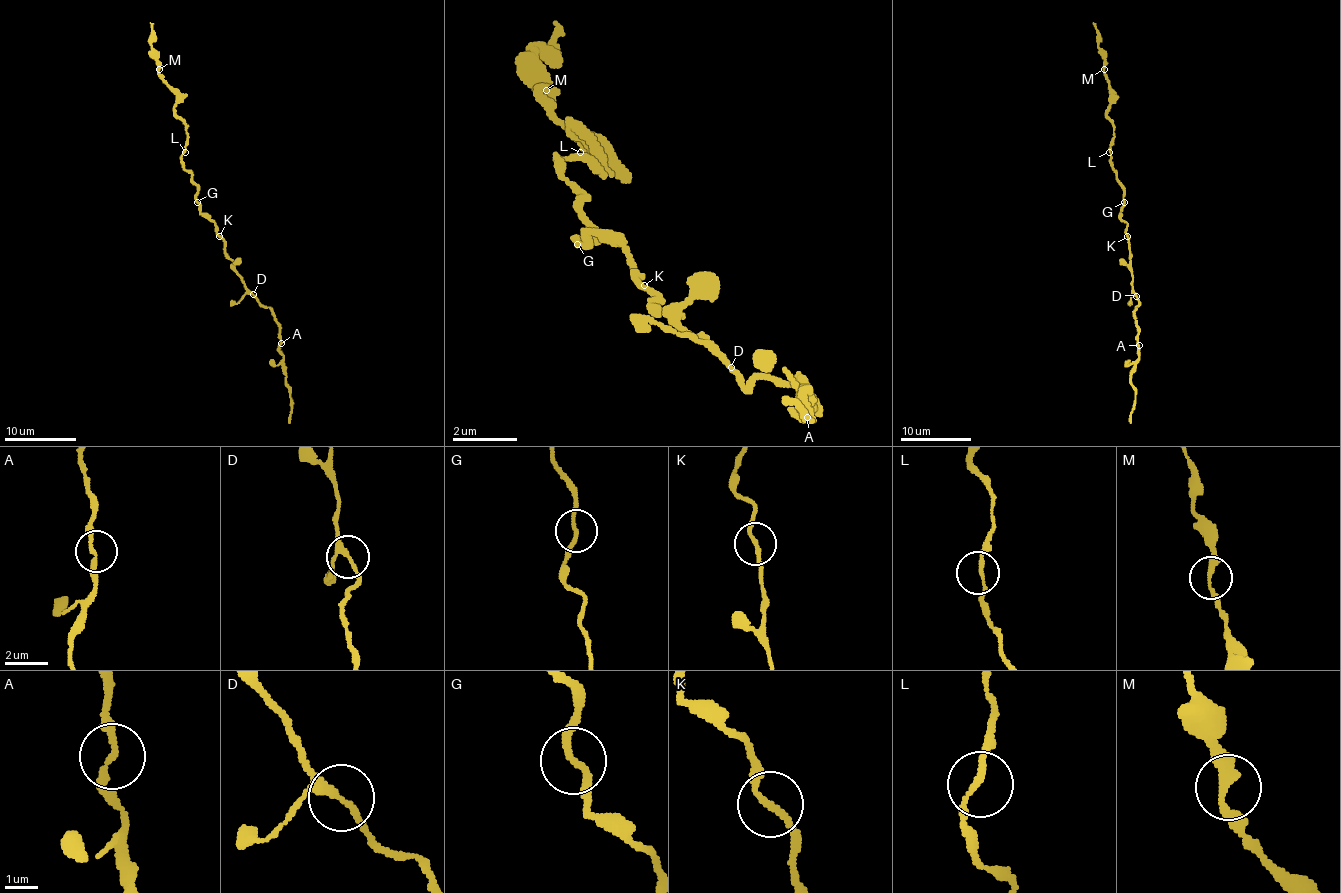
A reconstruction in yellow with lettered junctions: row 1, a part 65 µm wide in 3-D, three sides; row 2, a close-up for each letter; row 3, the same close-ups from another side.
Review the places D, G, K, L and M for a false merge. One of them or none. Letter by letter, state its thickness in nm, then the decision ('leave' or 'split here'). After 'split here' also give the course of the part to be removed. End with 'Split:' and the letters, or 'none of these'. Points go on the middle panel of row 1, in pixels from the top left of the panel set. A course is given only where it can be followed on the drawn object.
D: 160 nm | leave
G: 180 nm | leave
K: 170 nm | leave
L: 160 nm | leave
M: 280 nm | leave
Split: none of these

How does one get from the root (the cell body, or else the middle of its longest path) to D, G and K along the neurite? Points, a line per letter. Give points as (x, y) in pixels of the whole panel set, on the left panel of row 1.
D: (212, 221), (216, 234), (223, 241), (225, 255), (233, 263), (233, 270), (252, 295)
G: (212, 221), (201, 213), (197, 202)
K: (212, 221), (219, 236)

